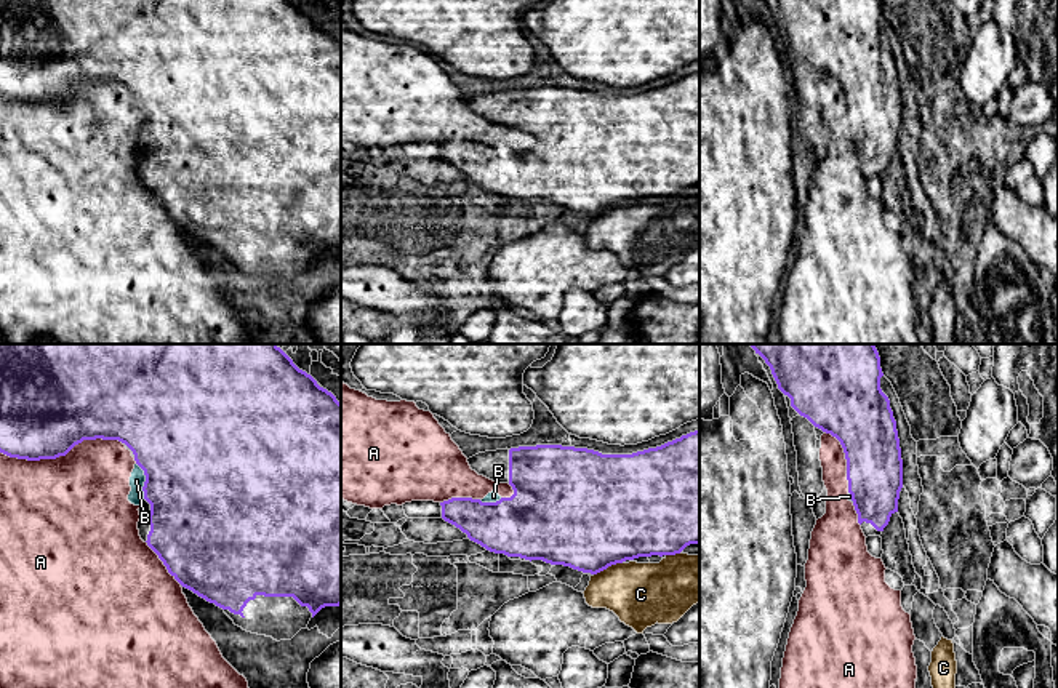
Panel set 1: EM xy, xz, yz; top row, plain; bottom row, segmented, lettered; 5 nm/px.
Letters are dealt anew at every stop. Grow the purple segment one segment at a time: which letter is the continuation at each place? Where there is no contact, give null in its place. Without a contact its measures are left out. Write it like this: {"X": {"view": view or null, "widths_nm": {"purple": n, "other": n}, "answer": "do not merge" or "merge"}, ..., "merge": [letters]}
{"A": {"view": "xy", "widths_nm": {"purple": 480, "other": 480}, "answer": "do not merge"}, "B": {"view": "xy", "widths_nm": {"purple": 500, "other": 80}, "answer": "do not merge"}, "C": {"view": "xz", "widths_nm": {"purple": 500, "other": 320}, "answer": "do not merge"}, "merge": []}

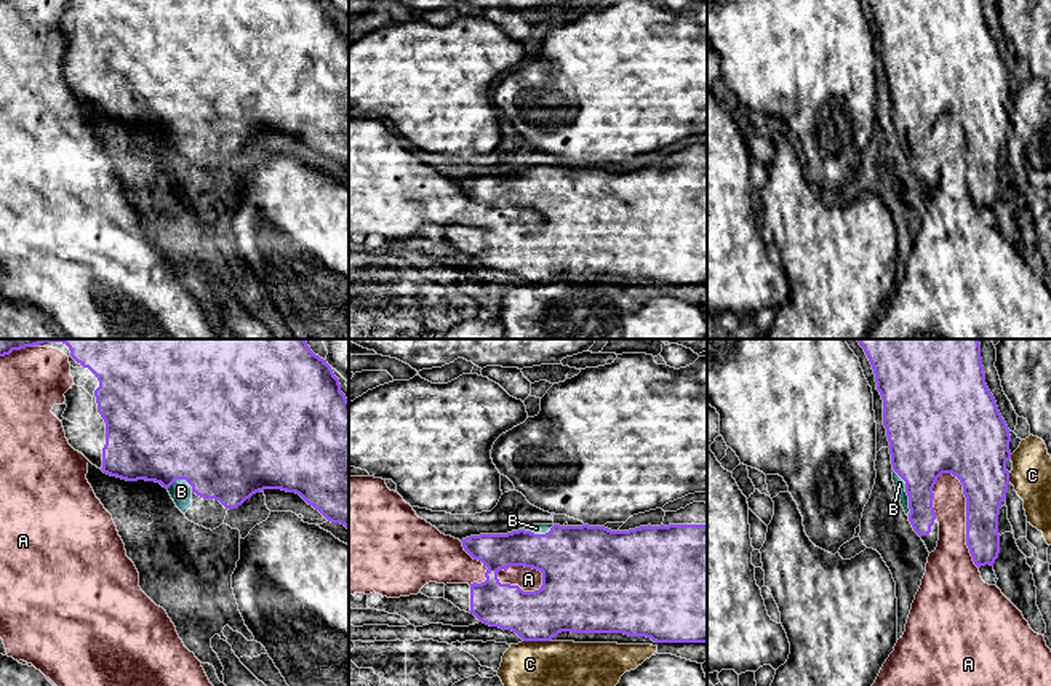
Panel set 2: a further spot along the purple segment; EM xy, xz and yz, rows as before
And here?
{"A": {"view": "yz", "widths_nm": {"purple": 240, "other": 220}, "answer": "do not merge"}, "B": {"view": "yz", "widths_nm": {"purple": 340, "other": 60}, "answer": "merge"}, "C": {"view": "xz", "widths_nm": {"purple": 300, "other": 460}, "answer": "do not merge"}, "merge": ["B"]}

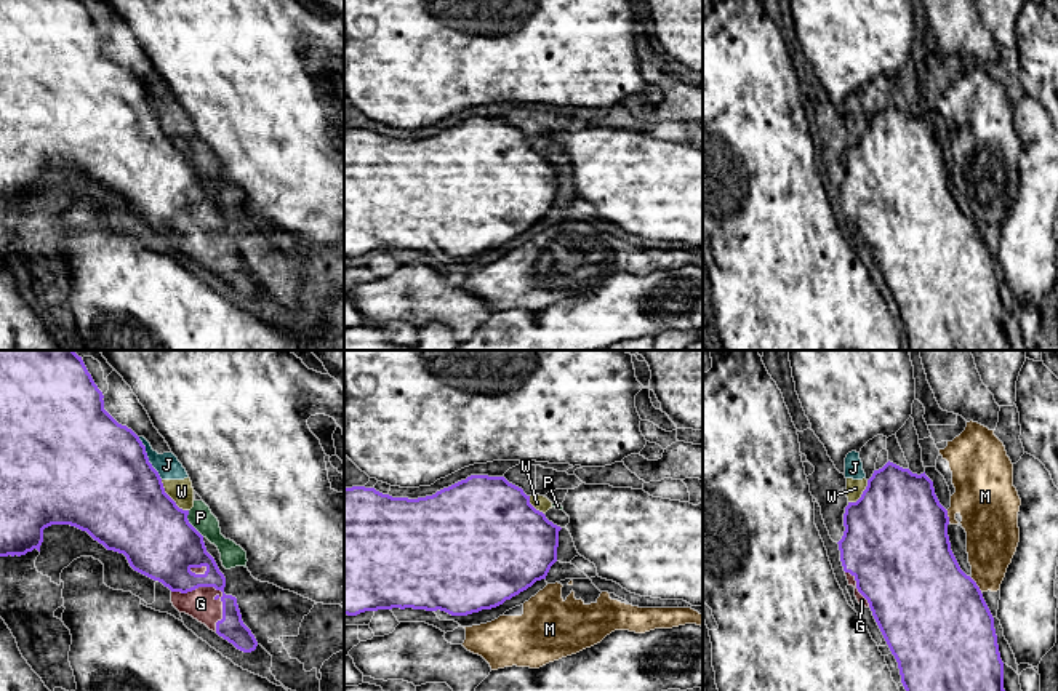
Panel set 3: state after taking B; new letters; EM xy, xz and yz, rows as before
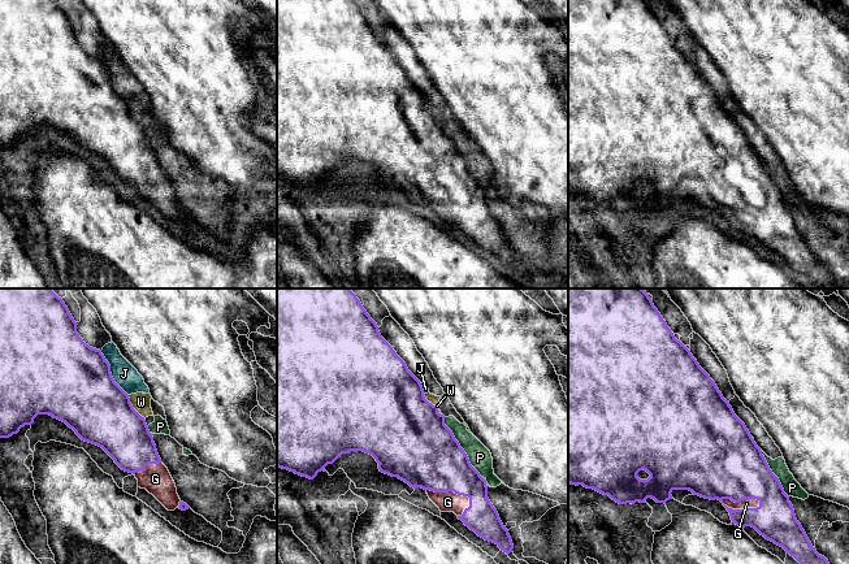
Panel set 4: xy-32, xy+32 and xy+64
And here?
{"G": {"view": "xy", "widths_nm": {"purple": 190, "other": 150}, "answer": "merge"}, "J": {"view": "xy", "widths_nm": {"purple": 500, "other": 120}, "answer": "do not merge"}, "M": {"view": "yz", "widths_nm": {"purple": 500, "other": 260}, "answer": "do not merge"}, "P": {"view": "xy", "widths_nm": {"purple": 380, "other": 120}, "answer": "do not merge"}, "W": {"view": "xy", "widths_nm": {"purple": 460, "other": 120}, "answer": "do not merge"}, "merge": ["G"]}

